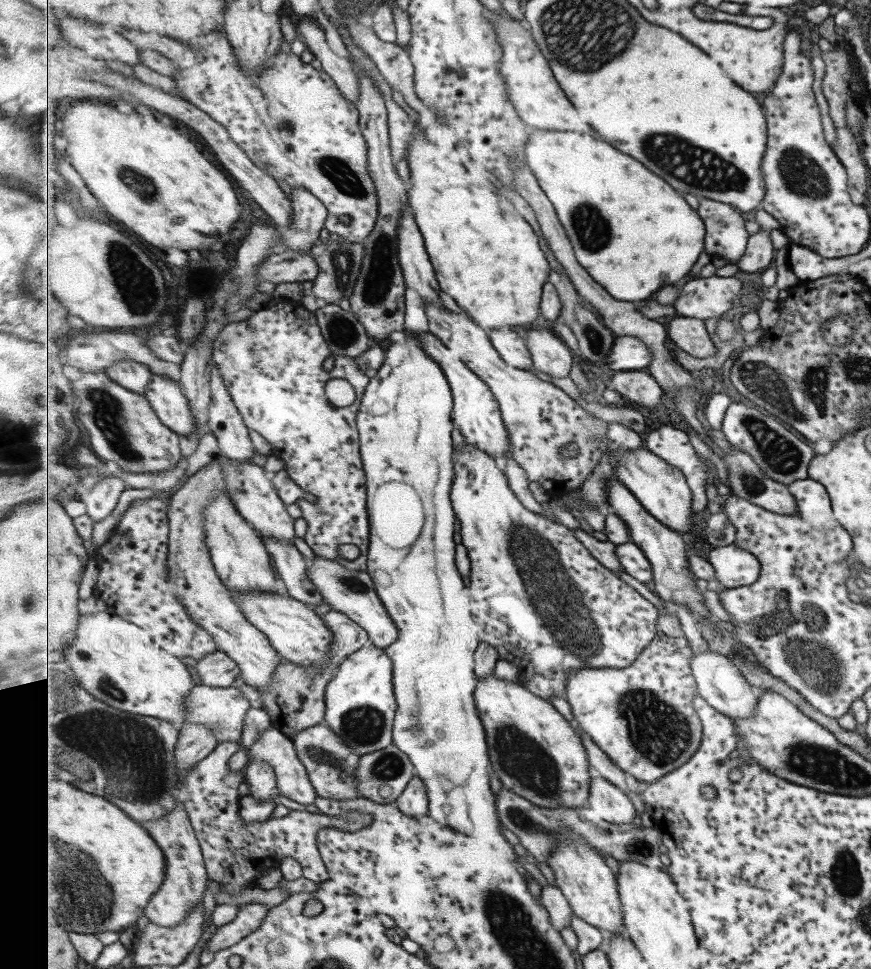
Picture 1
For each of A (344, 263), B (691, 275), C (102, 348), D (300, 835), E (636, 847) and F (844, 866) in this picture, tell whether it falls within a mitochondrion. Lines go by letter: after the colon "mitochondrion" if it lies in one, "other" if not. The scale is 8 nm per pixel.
A: mitochondrion
B: other
C: other
D: other
E: mitochondrion
F: mitochondrion

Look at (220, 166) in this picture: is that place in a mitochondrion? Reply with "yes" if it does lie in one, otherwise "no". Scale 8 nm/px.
no

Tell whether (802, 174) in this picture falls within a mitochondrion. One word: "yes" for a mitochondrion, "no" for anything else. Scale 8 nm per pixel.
yes

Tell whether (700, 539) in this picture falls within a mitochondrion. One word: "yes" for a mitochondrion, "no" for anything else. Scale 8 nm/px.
no

